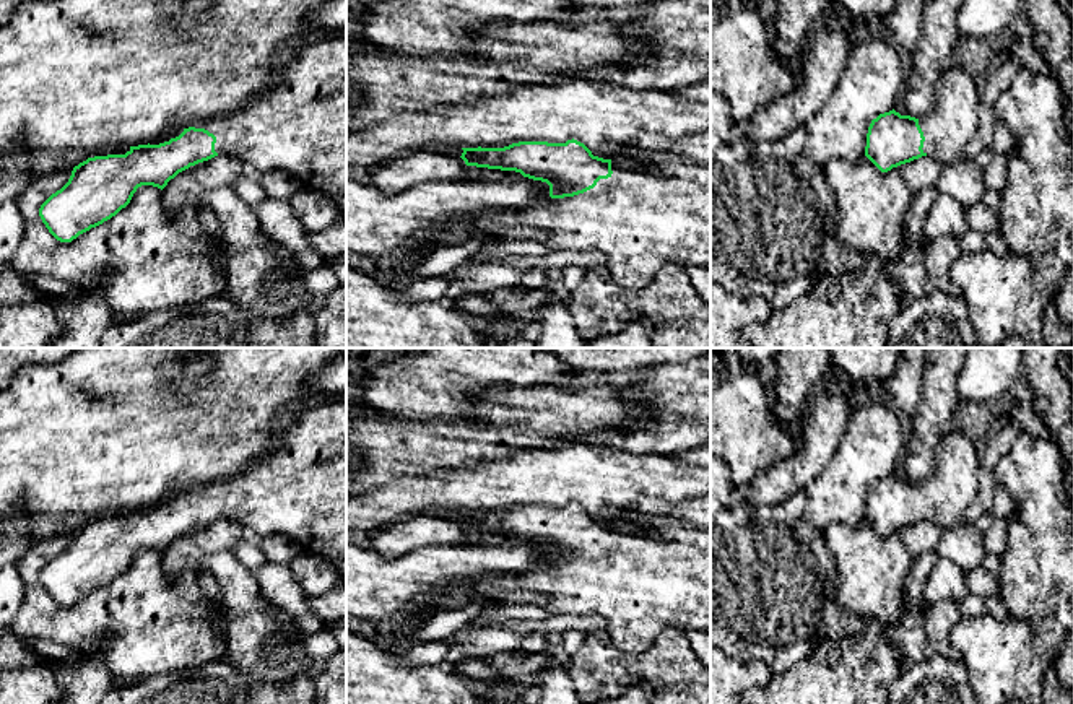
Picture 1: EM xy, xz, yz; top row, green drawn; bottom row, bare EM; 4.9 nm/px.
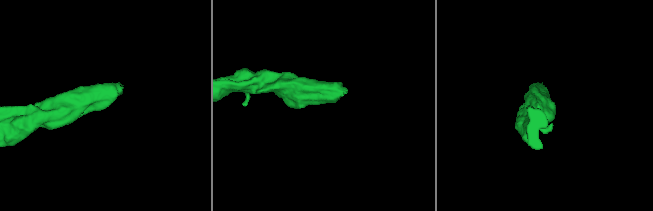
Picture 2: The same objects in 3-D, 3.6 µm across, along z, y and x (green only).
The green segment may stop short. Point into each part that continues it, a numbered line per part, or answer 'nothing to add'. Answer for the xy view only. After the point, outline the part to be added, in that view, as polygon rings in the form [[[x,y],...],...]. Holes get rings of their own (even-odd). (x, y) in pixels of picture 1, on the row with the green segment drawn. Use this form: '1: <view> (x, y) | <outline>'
1: xy (298, 124) | [[[346,31],[296,44],[281,60],[268,88],[237,111],[189,127],[216,137],[215,151],[254,164],[262,174],[285,169],[328,195],[346,219]]]

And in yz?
1: yz (951, 124) | [[[949,65],[936,88],[933,109],[919,119],[923,132],[923,153],[951,164],[975,137],[980,98],[971,75],[959,65]]]

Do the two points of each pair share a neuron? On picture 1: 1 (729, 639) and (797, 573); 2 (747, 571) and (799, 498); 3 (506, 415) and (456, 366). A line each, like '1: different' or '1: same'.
1: same
2: same
3: different

